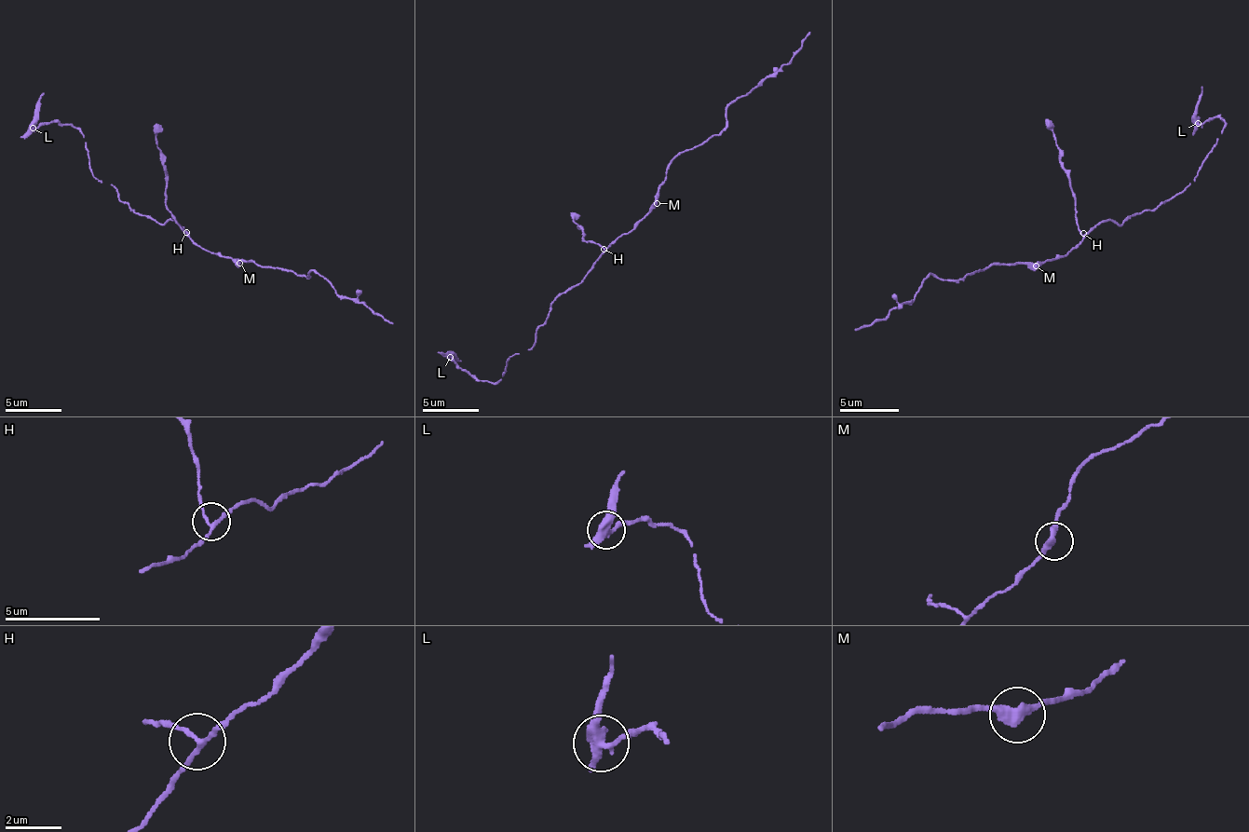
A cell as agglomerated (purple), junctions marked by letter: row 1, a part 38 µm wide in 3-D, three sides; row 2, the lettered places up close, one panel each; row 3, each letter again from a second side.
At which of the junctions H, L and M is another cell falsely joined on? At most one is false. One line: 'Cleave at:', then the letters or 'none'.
Cleave at: L

